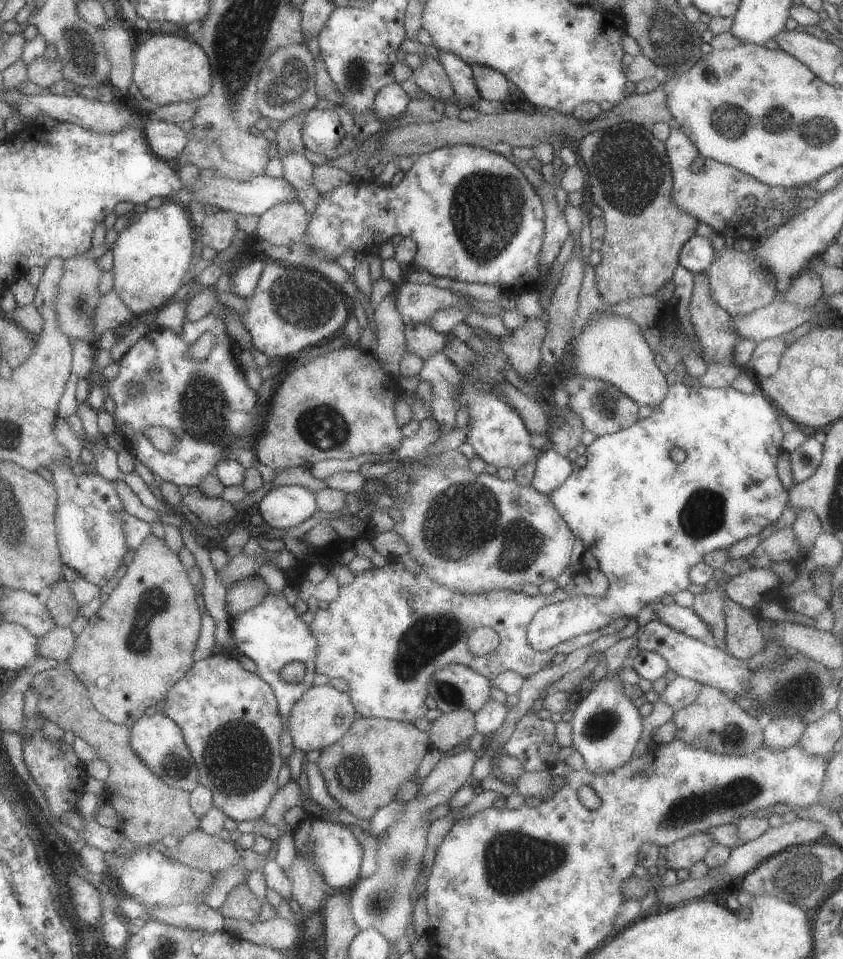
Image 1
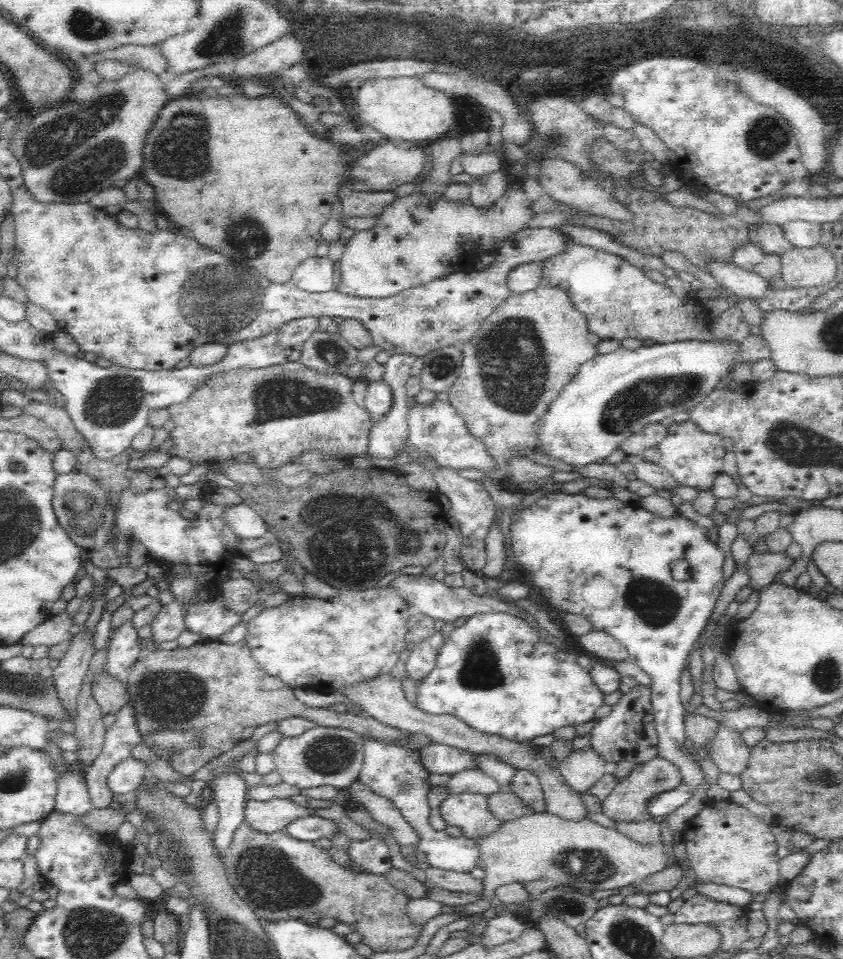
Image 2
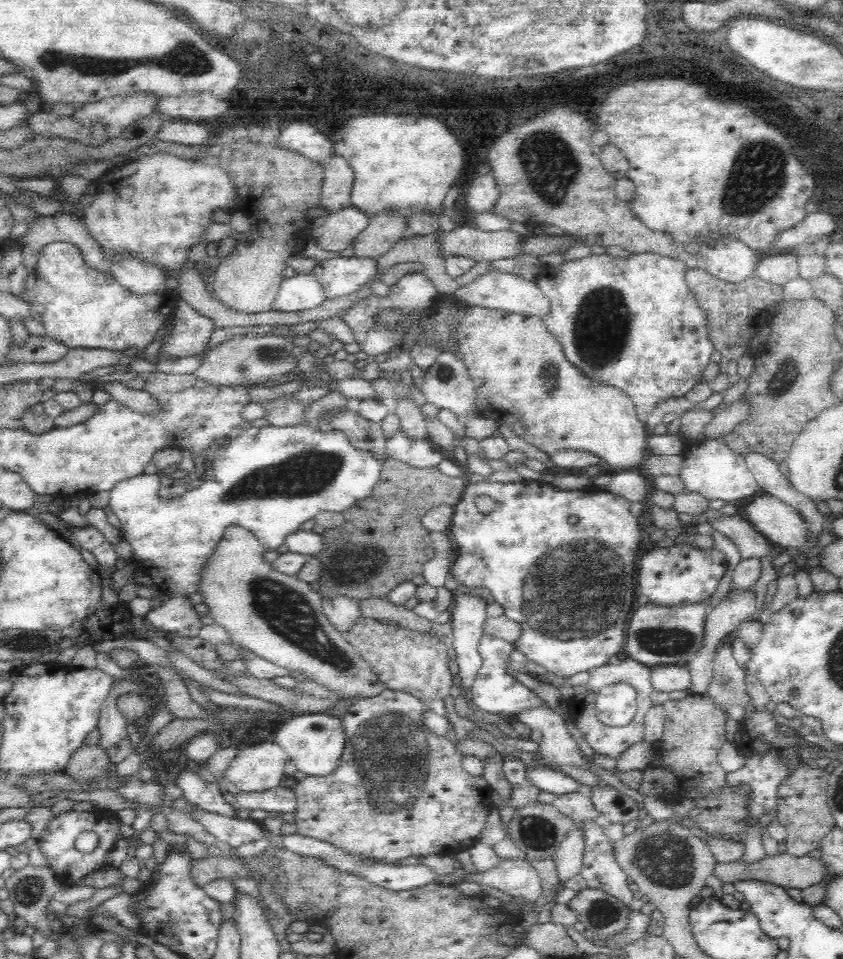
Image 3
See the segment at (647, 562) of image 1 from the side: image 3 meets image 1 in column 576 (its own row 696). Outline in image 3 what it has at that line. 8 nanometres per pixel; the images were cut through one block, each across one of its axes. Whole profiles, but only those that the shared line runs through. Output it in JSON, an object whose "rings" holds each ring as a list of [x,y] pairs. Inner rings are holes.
{"rings":[[[484,633],[481,636],[479,648],[483,662],[470,688],[472,690],[472,704],[476,706],[476,711],[498,714],[512,722],[516,721],[520,712],[524,712],[524,710],[536,710],[536,708],[552,710],[547,702],[526,688],[524,684],[518,682],[512,674],[508,674],[508,669],[511,667],[509,661],[512,660],[511,655],[516,651],[516,646],[502,641],[497,636]],[[623,683],[602,688],[596,697],[595,715],[604,726],[624,727],[637,714],[637,699],[632,686]]]}

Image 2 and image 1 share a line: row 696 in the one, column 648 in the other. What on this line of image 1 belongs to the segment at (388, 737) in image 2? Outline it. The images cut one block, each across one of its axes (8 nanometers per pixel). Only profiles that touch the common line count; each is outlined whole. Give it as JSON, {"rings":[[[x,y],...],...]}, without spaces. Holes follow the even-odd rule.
{"rings":[[[617,122],[589,132],[577,144],[577,154],[587,170],[593,204],[601,209],[605,234],[601,262],[593,268],[595,288],[607,306],[633,297],[654,295],[671,279],[679,250],[695,235],[699,222],[671,202],[671,170],[664,144],[650,130]]]}

